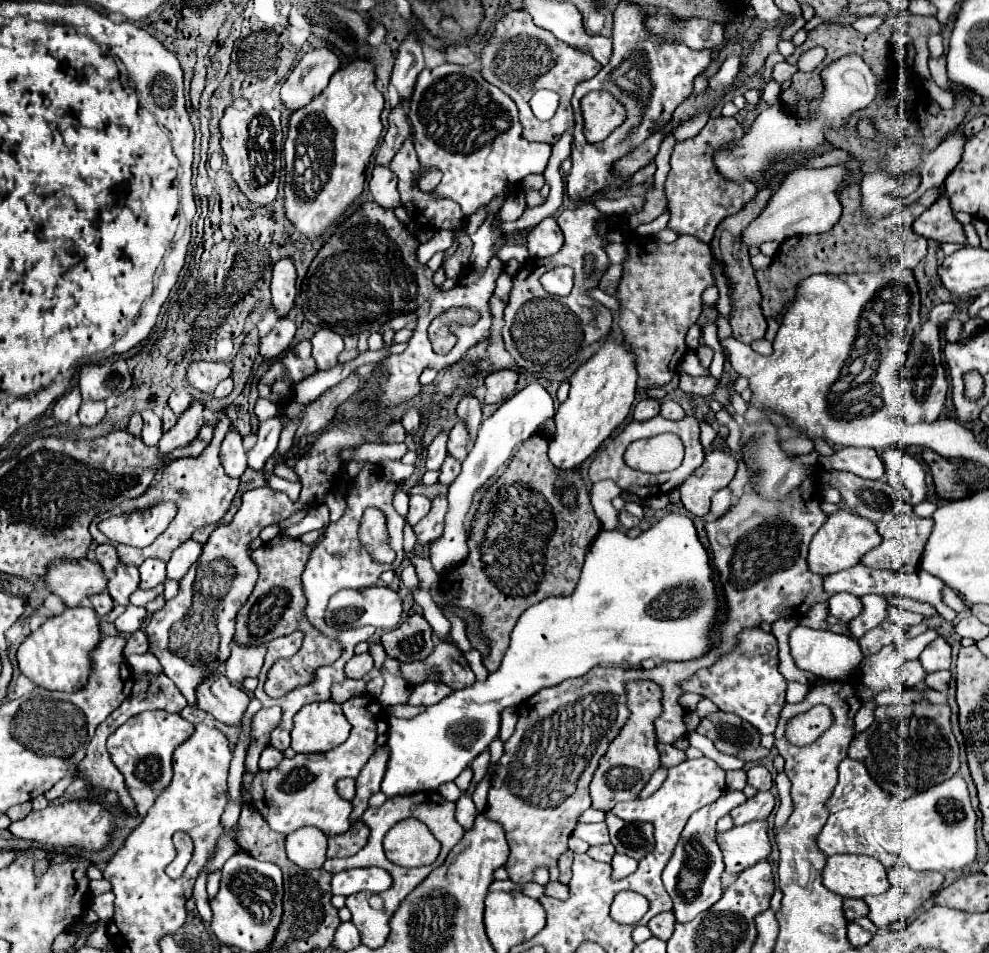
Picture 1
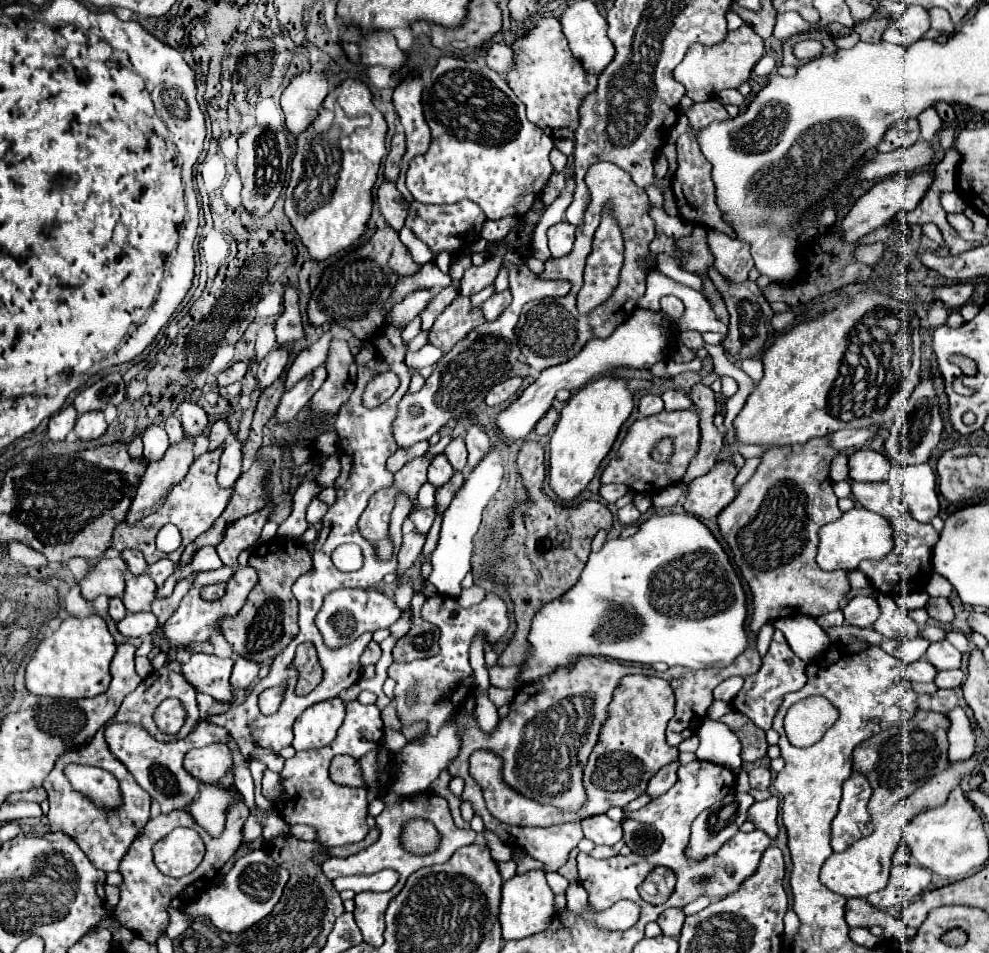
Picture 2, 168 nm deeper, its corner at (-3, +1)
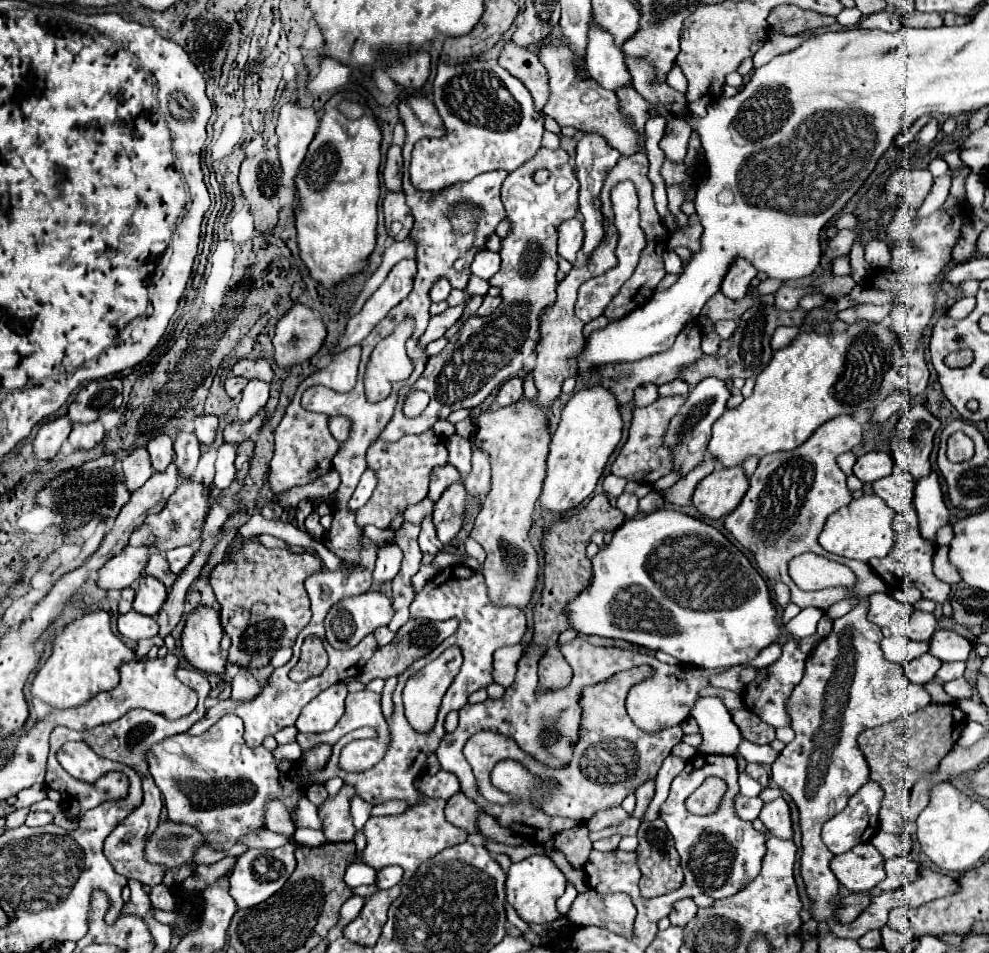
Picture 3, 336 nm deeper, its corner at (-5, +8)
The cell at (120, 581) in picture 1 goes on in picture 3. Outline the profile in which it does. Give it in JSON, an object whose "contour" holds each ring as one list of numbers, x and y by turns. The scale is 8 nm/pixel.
{"contour":[[141,577,137,585,137,597,133,609,141,615,157,615,167,599,167,587,155,577]]}

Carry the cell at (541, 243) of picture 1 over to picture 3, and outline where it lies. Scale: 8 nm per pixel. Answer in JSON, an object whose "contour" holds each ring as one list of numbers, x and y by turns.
{"contour":[[569,219,559,227,559,255,575,265,577,251,583,245,583,223,581,219]]}

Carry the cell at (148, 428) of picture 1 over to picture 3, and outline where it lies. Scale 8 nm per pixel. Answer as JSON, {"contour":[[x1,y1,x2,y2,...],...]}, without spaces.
{"contour":[[165,433,161,435,155,435,151,441,149,441,149,447,147,447,149,455,151,455,151,465,155,471,165,471,169,467,169,463,173,461,175,453,173,453,173,439]]}

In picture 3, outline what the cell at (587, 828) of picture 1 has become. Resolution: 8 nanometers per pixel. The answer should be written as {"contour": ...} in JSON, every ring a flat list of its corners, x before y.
{"contour":[[613,807,613,809,605,809,601,813,595,813,585,825,589,831,601,831,609,825,615,825,615,823,621,823,623,819,627,819,629,813,625,813,621,807]]}

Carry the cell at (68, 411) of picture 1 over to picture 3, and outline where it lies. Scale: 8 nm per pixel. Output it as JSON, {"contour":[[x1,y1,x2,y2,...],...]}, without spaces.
{"contour":[[57,417,45,423,39,429,37,437,33,439,33,457,41,461,51,461,59,453,69,433,71,433,71,421,67,417]]}

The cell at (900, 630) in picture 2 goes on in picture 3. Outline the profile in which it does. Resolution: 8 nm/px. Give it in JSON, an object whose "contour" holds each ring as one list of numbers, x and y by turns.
{"contour":[[915,611,909,617,909,623,911,623,909,629,913,631,913,641,929,641,937,629,937,621,933,613,925,613,925,611]]}

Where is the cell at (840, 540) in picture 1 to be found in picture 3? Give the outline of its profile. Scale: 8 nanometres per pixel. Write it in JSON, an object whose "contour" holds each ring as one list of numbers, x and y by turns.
{"contour":[[863,495,859,499,853,499,849,505,841,507,837,513,833,513,819,535,819,543,829,553,847,557,847,559,859,559,869,561,873,557,885,557,891,551,893,545,893,521,895,511,877,495]]}

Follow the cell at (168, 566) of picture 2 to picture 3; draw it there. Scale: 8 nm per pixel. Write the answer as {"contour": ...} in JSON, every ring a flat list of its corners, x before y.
{"contour":[[183,545,183,547,167,551,167,561,169,561,173,573,181,573,189,565,193,555,195,555,195,547,191,547,191,545]]}

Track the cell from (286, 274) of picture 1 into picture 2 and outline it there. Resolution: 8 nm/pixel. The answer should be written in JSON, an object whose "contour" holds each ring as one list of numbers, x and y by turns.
{"contour":[[287,286,285,296,283,296,283,314,275,322,275,334,279,344,289,344,293,340,303,338,303,322,301,322,301,312,297,306,299,294,293,286]]}

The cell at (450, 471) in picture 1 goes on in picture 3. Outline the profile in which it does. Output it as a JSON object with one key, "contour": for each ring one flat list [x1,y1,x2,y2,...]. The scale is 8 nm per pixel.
{"contour":[[459,481,457,485,451,485,441,495,441,501,435,503,433,525,437,529,437,537,441,543,449,545,453,537,461,531,463,519,465,519,465,505,467,505,467,493,463,487,463,481]]}

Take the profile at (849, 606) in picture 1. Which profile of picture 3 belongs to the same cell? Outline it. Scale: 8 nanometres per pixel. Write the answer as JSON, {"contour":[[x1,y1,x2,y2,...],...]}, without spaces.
{"contour":[[873,593,873,595,869,595,869,603,871,603,869,621,877,623,879,627,887,627,899,615,901,615,901,619,907,619,915,611,911,605,905,605,905,603,897,601,891,595,885,595,885,593]]}

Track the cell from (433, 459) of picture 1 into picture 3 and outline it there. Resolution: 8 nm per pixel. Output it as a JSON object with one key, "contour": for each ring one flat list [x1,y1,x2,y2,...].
{"contour":[[445,465,445,467,441,467,441,469,435,469,435,471,433,471,433,477,431,477,429,499,435,503,435,501,443,495,443,491,445,491,449,485,457,483,457,481,461,481,461,475,457,473,457,469,453,469,453,465]]}

